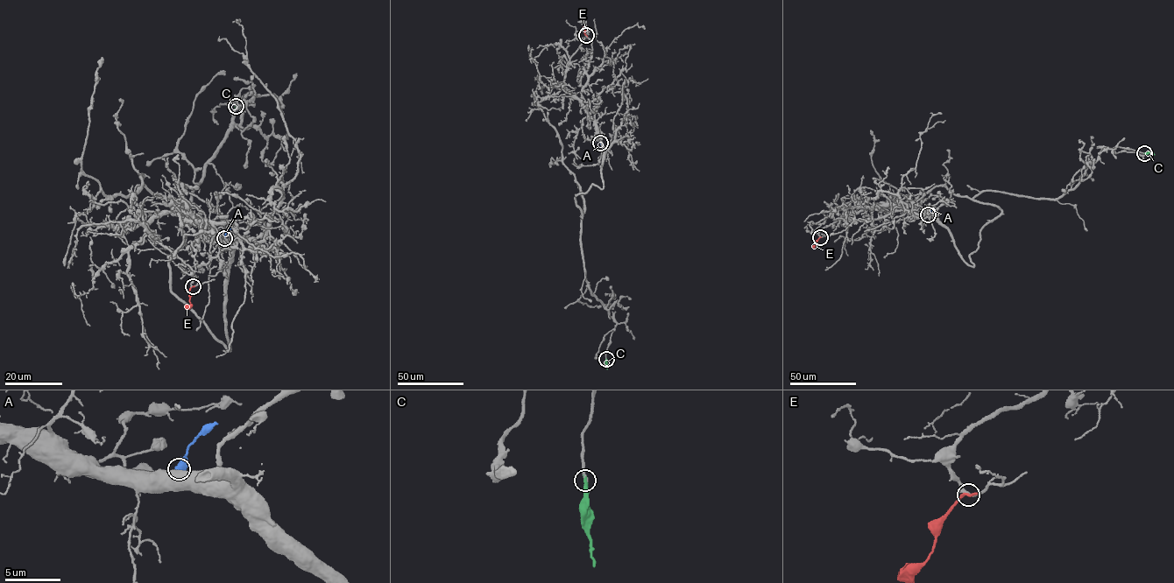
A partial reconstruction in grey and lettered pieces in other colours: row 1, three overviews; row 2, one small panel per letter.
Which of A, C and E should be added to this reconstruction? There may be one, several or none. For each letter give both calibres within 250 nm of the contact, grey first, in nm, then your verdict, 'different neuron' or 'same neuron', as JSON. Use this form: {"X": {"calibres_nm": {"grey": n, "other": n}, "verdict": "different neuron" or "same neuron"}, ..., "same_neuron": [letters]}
{"A": {"calibres_nm": {"grey": 700, "other": 550}, "verdict": "different neuron"}, "C": {"calibres_nm": {"grey": 180, "other": 360}, "verdict": "same neuron"}, "E": {"calibres_nm": {"grey": 170, "other": 320}, "verdict": "different neuron"}, "same_neuron": ["C"]}

